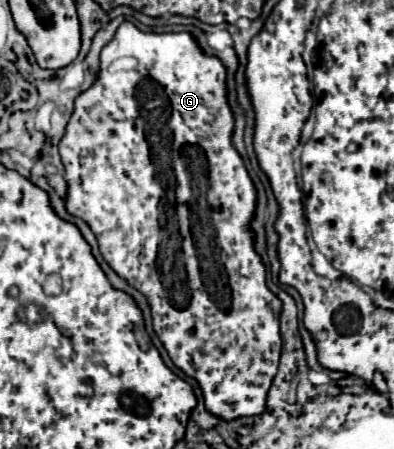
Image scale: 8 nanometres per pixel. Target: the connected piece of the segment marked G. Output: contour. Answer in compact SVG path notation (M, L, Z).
M124 21L114 39L108 41L100 51L100 71L92 87L82 91L74 101L74 113L66 125L66 131L58 143L60 159L64 165L64 177L68 183L66 195L66 211L74 217L84 219L92 233L96 235L98 247L106 263L132 285L142 295L146 295L152 315L152 327L162 345L166 347L170 359L176 367L180 367L186 375L192 375L204 395L206 409L224 419L232 421L244 415L260 415L266 409L266 395L272 385L272 379L278 369L282 337L280 337L280 311L282 301L266 287L266 267L262 257L254 249L256 233L250 229L250 223L256 213L256 187L246 171L246 165L240 153L232 145L232 131L234 131L234 117L232 107L228 103L228 87L226 87L226 67L224 63L214 57L206 55L192 33L144 33L138 31L130 21Z

